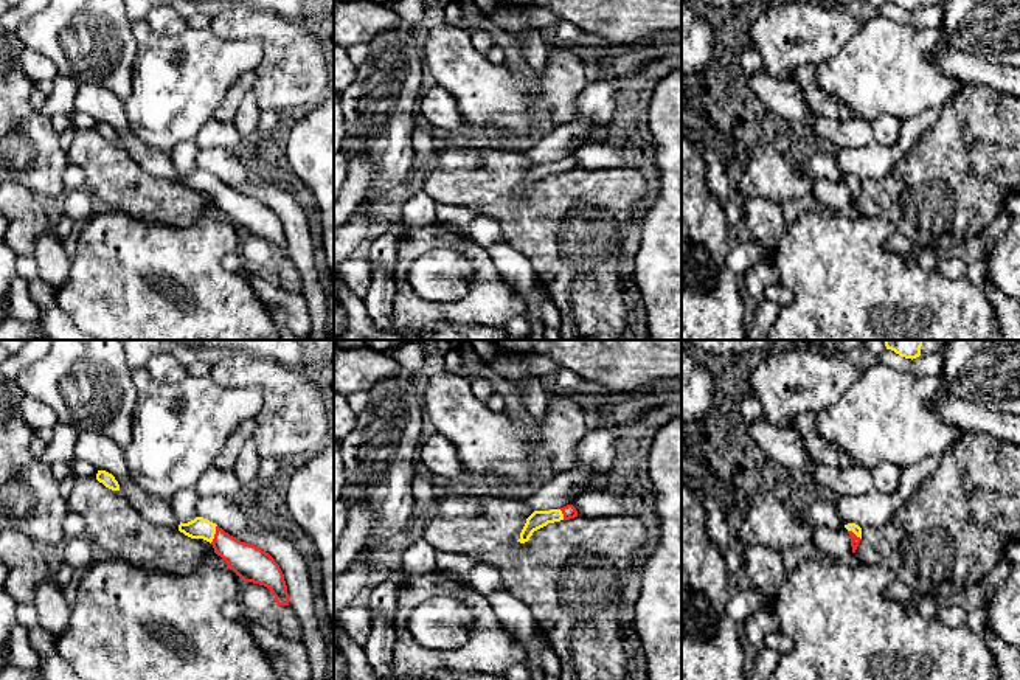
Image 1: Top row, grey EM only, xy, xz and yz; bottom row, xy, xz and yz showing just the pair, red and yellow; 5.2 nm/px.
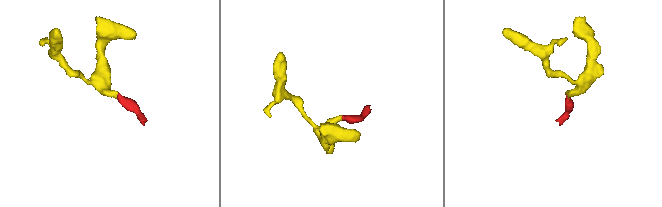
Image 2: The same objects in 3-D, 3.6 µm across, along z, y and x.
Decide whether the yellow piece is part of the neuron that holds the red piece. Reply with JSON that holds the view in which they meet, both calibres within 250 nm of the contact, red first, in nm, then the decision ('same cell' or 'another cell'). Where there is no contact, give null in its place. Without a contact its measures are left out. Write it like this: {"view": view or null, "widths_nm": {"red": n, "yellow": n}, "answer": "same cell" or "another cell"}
{"view": "xy", "widths_nm": {"red": 180, "yellow": 110}, "answer": "same cell"}

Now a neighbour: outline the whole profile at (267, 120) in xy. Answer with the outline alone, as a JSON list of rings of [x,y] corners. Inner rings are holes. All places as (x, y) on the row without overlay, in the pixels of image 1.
[[[261,110],[259,120],[258,120],[259,134],[267,134],[270,129],[273,129],[279,123],[281,116],[283,116],[281,112]]]

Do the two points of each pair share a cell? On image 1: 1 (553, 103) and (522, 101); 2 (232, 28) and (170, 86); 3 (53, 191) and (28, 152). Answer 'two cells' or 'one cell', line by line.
1: two cells
2: two cells
3: one cell

